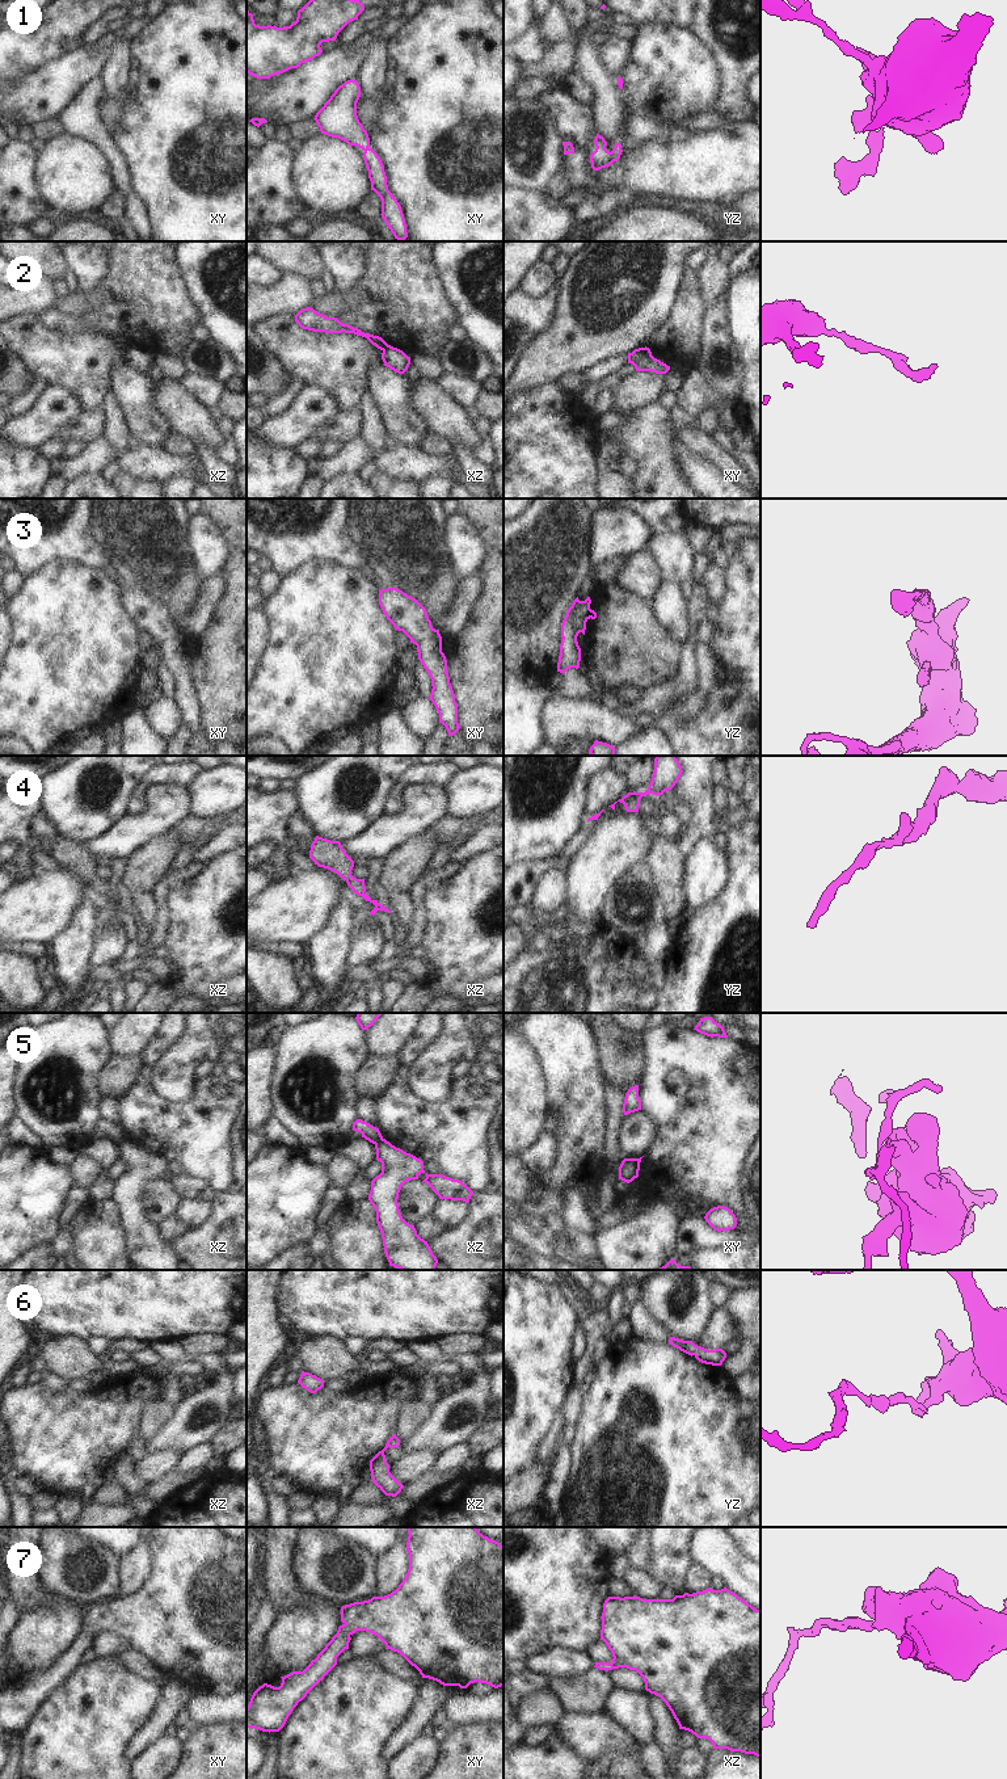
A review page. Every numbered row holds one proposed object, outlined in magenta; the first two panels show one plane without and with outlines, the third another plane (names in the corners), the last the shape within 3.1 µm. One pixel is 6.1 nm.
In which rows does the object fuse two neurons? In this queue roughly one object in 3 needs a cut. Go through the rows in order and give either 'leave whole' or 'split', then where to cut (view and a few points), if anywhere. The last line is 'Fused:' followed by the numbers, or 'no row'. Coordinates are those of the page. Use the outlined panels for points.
1: leave whole; no cut
2: split; cut in xz along (388, 345), (383, 350)
3: leave whole; no cut
4: leave whole; no cut
5: split; cut in xz along (382, 1136), (374, 1143)
6: leave whole; no cut
7: leave whole; no cut
Fused: 2, 5

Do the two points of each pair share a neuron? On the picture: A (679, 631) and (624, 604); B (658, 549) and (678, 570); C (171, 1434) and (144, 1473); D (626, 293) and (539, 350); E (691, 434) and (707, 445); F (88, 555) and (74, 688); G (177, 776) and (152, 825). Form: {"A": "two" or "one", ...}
{"A": "two", "B": "one", "C": "two", "D": "one", "E": "one", "F": "two", "G": "two"}

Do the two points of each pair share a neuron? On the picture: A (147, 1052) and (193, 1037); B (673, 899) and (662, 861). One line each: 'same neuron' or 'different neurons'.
A: different neurons
B: same neuron

